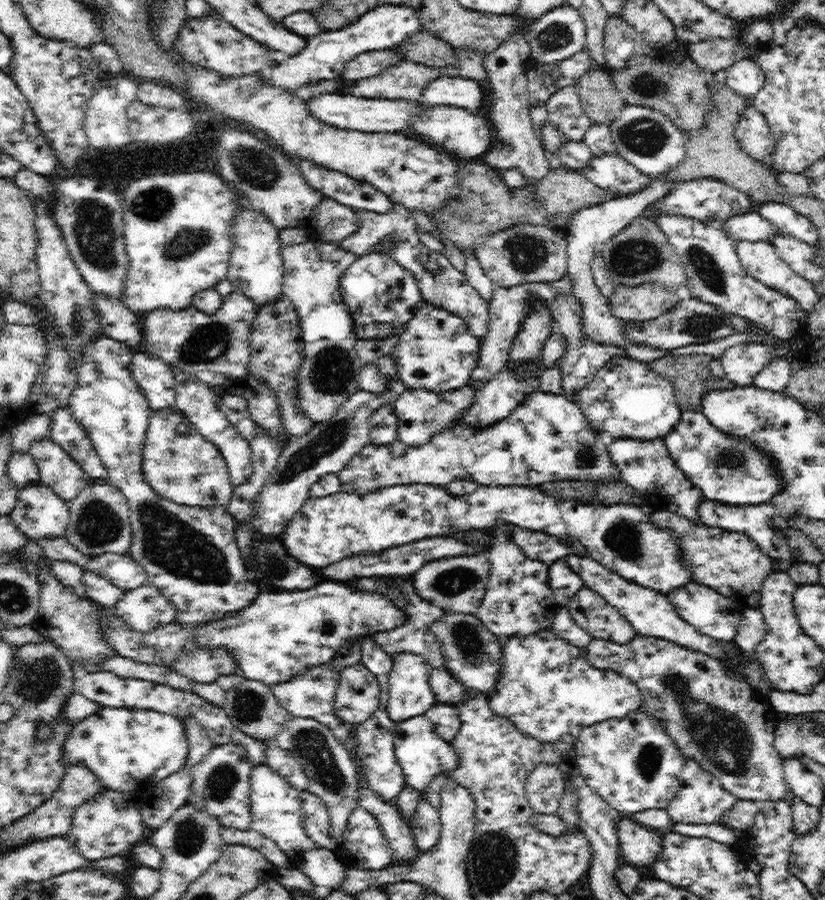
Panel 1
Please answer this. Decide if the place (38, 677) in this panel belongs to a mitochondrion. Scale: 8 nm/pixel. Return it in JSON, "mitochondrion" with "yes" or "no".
{"mitochondrion":"yes"}

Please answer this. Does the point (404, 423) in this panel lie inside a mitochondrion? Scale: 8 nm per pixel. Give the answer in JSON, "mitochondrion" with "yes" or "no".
{"mitochondrion":"no"}

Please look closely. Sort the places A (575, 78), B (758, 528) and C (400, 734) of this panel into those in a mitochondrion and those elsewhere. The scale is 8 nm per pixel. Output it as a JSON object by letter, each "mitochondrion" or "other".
{"A":"other","B":"mitochondrion","C":"other"}

